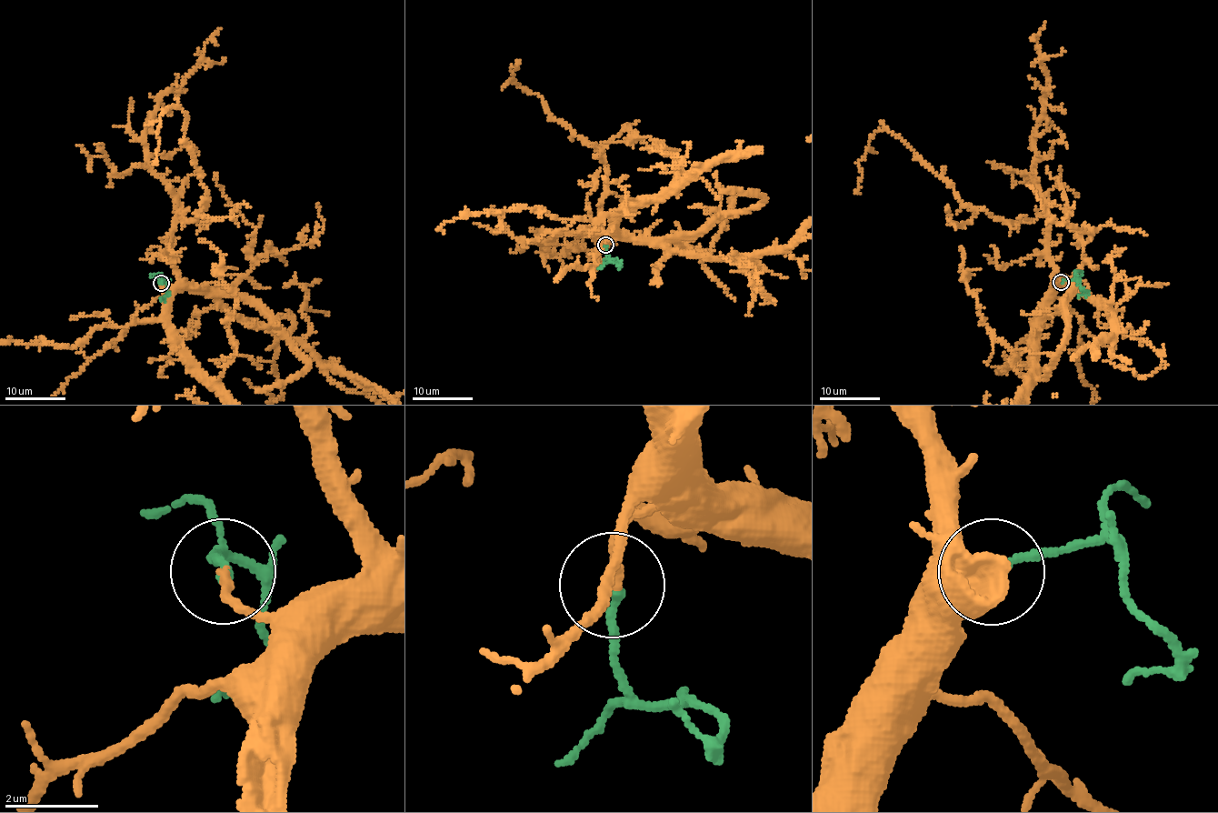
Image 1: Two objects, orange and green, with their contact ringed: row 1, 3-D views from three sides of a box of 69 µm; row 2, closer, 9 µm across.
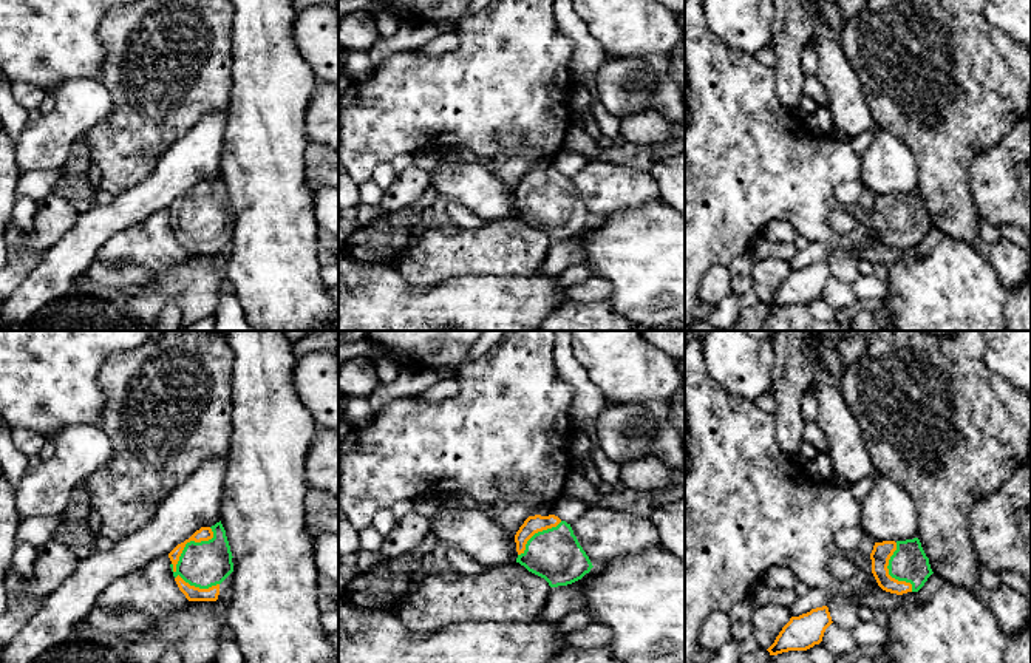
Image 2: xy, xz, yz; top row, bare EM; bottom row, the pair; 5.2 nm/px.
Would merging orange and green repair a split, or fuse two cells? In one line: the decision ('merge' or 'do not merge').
merge

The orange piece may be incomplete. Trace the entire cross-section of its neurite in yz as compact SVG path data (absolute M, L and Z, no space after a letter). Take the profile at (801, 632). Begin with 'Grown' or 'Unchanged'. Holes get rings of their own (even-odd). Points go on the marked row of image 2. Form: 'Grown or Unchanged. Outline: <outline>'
Unchanged. Outline: M827 606L791 617L767 651L770 655L788 651L807 651L822 641L824 632L832 623Z

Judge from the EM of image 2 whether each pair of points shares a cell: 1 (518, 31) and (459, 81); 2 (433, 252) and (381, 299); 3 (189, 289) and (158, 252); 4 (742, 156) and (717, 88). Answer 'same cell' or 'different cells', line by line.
1: same cell
2: different cells
3: different cells
4: same cell

